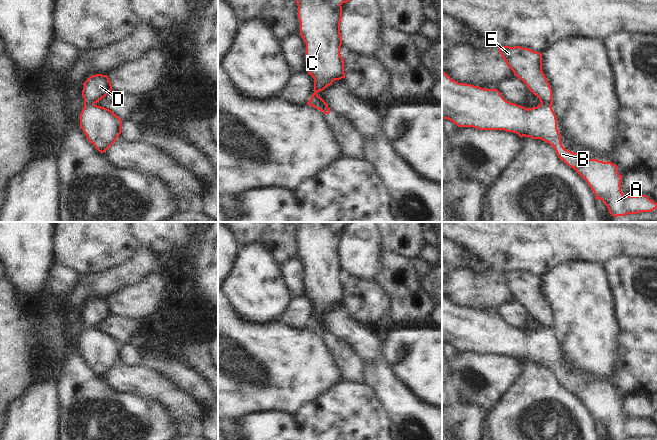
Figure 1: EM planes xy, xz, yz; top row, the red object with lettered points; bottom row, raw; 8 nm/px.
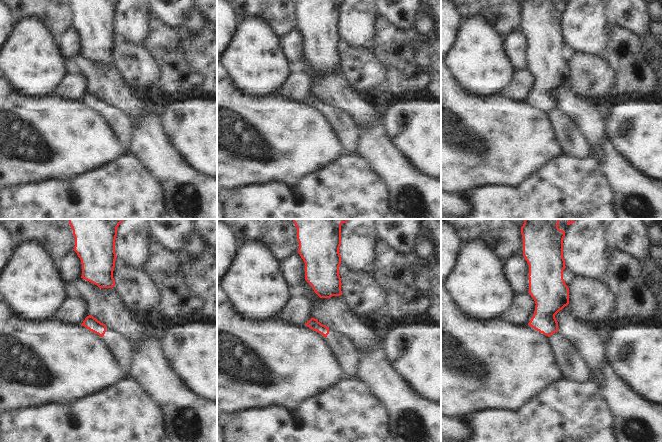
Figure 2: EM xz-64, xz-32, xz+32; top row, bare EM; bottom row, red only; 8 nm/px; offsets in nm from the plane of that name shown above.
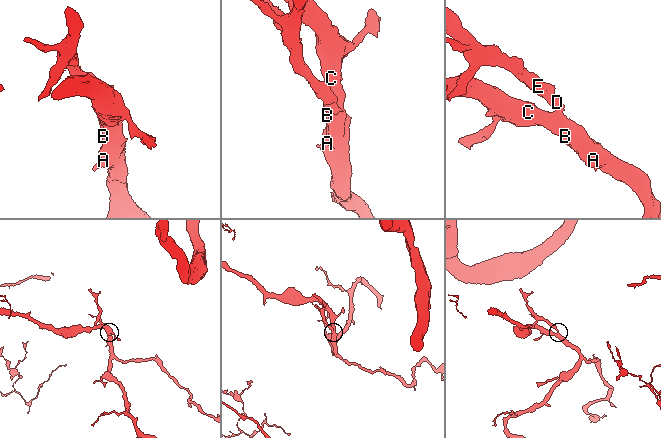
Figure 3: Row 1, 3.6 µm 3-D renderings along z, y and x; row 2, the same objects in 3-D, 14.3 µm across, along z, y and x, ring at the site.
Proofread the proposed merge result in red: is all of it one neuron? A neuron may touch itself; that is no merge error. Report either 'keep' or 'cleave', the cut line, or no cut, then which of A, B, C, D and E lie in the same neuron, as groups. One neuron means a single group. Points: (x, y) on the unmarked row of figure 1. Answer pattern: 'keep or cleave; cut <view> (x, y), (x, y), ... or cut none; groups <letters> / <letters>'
cleave; cut xy (94, 328), (84, 332); groups A B C / D E

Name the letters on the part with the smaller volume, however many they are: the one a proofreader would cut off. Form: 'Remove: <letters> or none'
Remove: D, E.

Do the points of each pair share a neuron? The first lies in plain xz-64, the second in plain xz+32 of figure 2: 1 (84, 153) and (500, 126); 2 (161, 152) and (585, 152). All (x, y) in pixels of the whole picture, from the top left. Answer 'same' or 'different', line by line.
1: same
2: different

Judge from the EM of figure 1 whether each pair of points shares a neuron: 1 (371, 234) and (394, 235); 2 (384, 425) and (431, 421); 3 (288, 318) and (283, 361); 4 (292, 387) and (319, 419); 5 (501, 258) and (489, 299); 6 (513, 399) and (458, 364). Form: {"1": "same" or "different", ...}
{"1": "different", "2": "different", "3": "different", "4": "different", "5": "different", "6": "different"}

